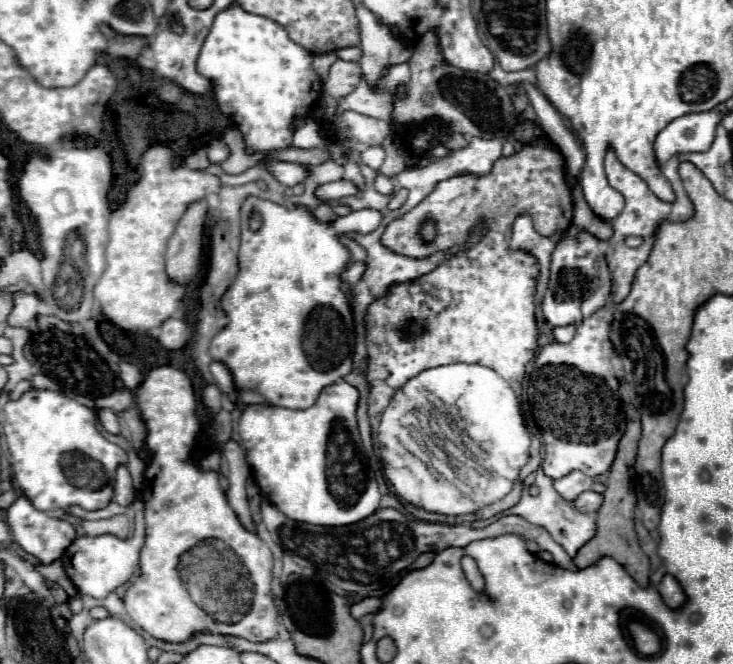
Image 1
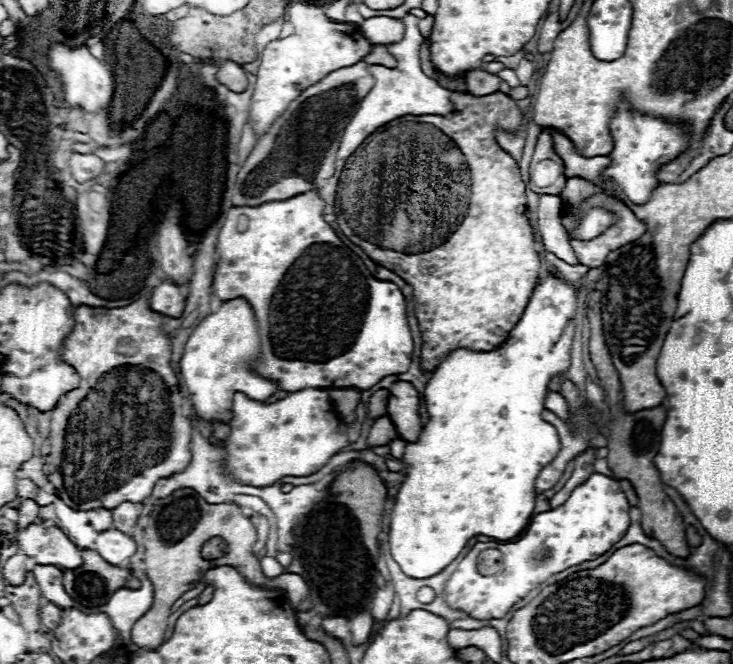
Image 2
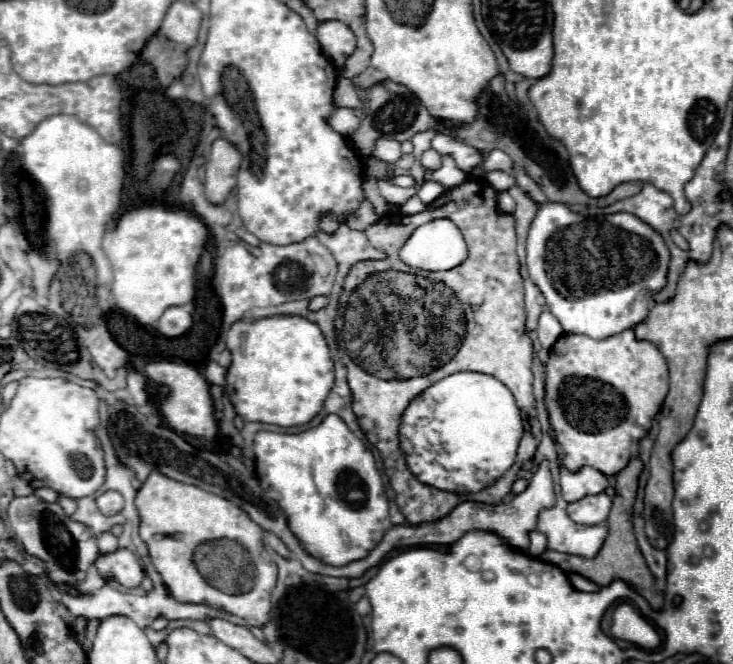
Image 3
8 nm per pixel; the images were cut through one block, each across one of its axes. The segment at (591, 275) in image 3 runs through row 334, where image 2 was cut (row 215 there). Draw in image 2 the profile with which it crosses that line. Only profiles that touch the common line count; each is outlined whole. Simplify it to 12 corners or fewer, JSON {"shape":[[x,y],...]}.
{"shape":[[600,208],[590,210],[574,236],[590,240],[616,218]]}

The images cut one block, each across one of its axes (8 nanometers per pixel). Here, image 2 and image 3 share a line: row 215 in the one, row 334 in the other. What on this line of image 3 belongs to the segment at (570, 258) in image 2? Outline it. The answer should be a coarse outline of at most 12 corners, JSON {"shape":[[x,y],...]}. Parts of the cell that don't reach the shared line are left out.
{"shape":[[542,312],[538,322],[538,340],[550,348],[562,326],[550,312]]}

